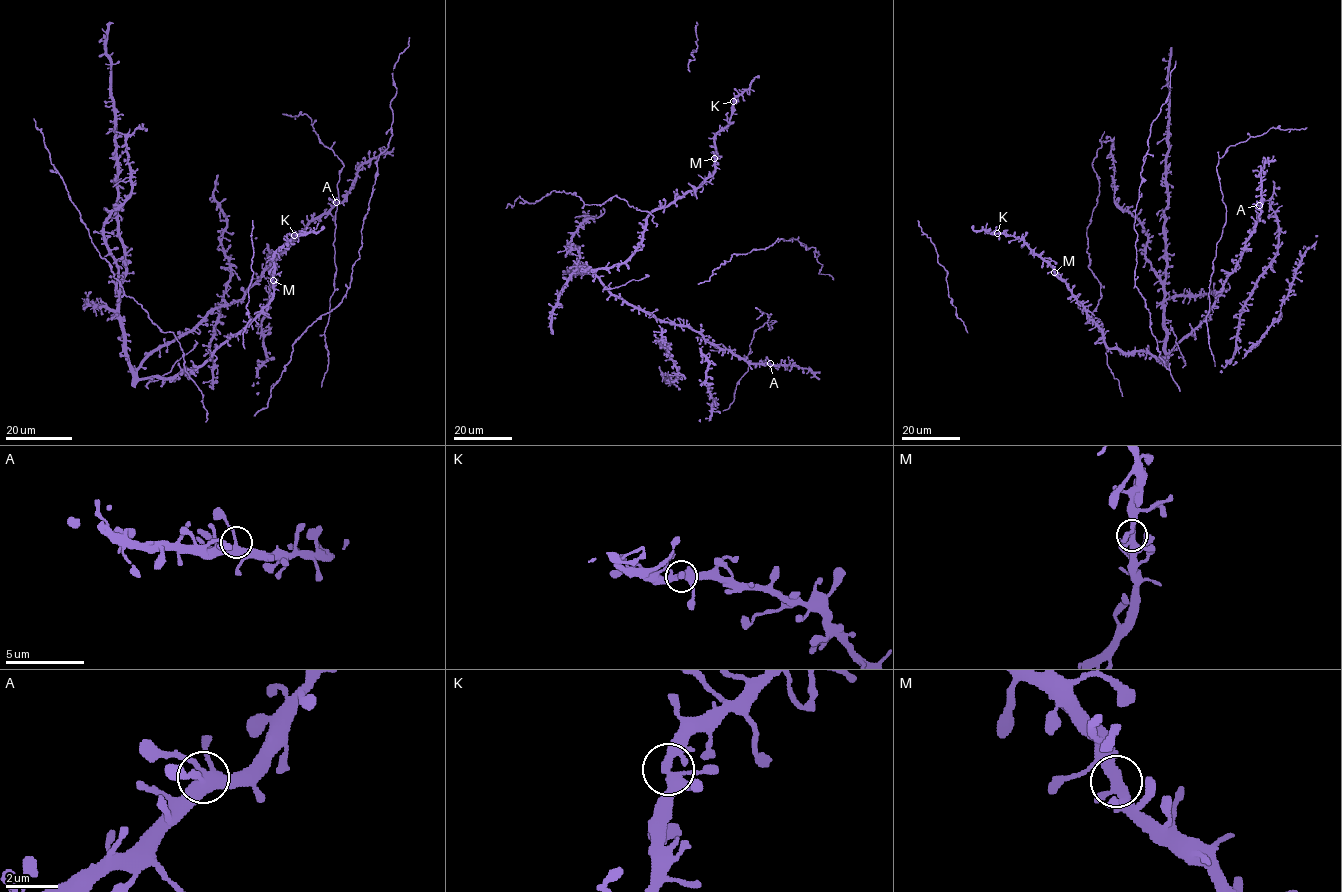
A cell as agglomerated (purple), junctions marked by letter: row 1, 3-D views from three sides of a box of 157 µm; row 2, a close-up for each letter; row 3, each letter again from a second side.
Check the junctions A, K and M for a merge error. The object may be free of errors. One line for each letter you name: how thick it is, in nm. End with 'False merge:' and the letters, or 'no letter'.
False merge: no letter

